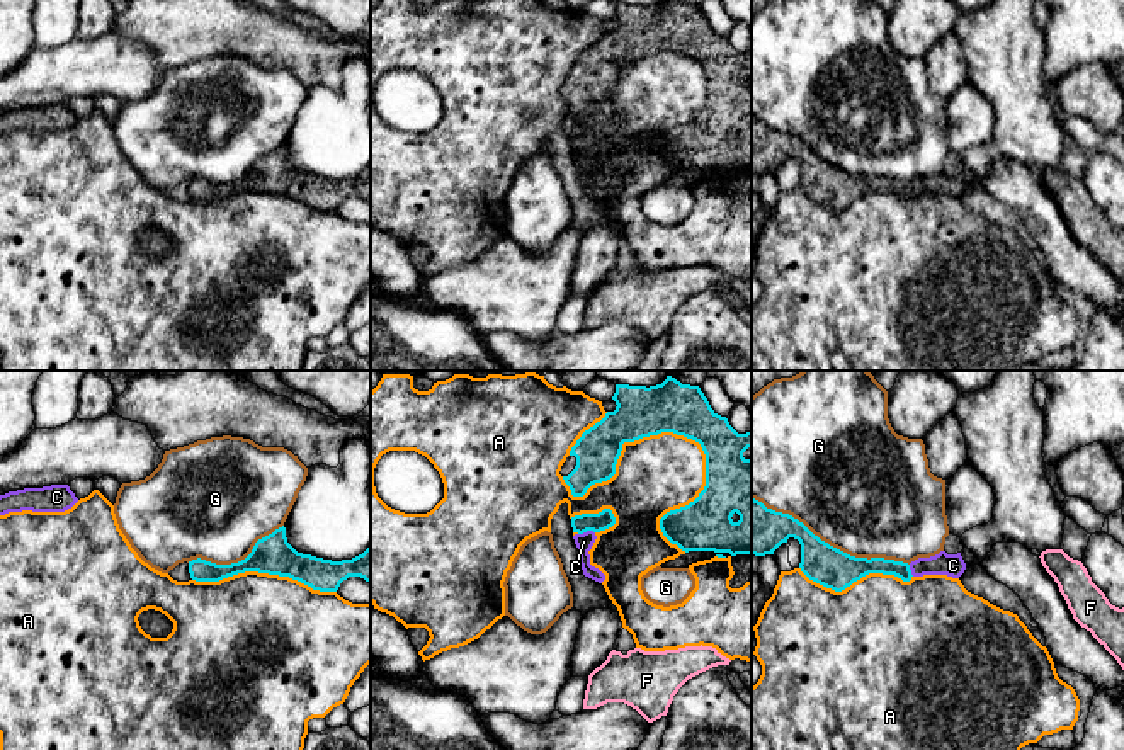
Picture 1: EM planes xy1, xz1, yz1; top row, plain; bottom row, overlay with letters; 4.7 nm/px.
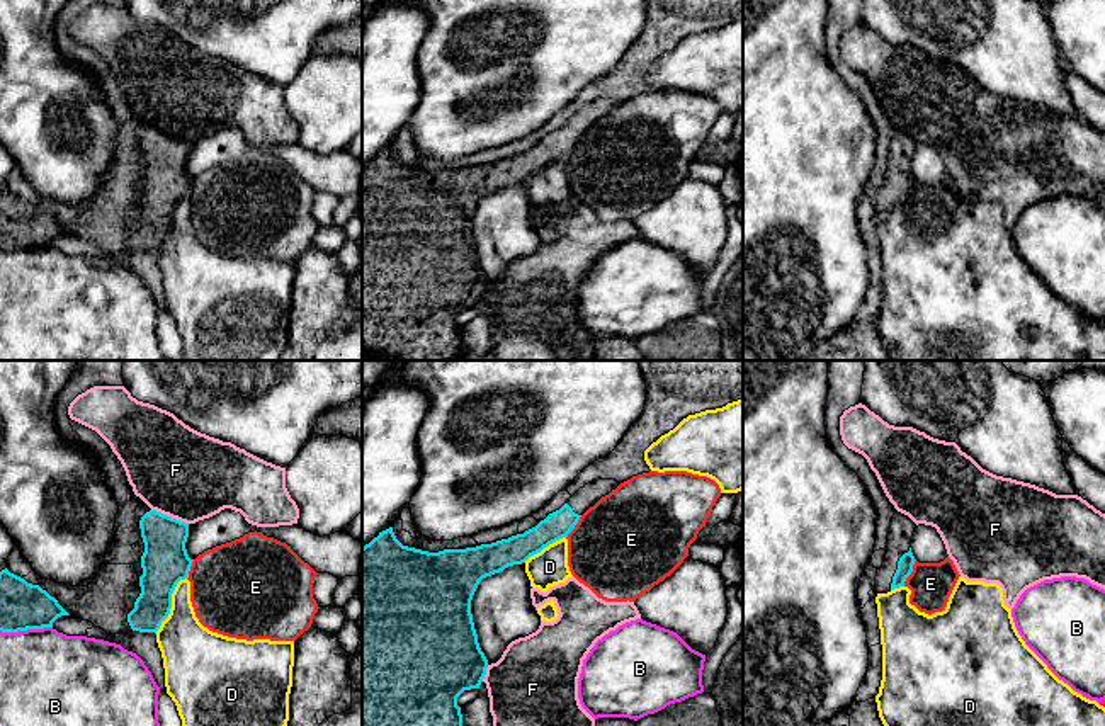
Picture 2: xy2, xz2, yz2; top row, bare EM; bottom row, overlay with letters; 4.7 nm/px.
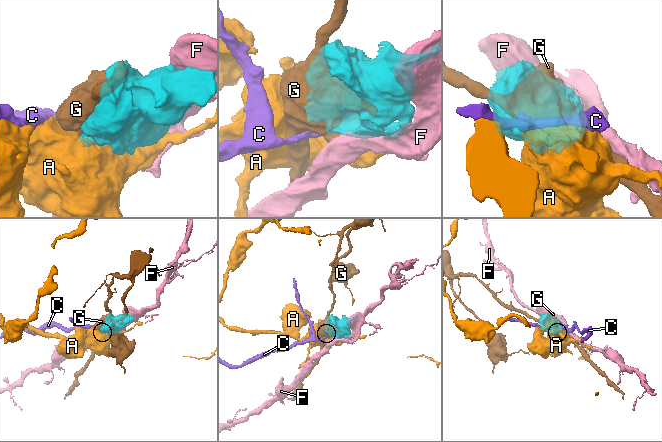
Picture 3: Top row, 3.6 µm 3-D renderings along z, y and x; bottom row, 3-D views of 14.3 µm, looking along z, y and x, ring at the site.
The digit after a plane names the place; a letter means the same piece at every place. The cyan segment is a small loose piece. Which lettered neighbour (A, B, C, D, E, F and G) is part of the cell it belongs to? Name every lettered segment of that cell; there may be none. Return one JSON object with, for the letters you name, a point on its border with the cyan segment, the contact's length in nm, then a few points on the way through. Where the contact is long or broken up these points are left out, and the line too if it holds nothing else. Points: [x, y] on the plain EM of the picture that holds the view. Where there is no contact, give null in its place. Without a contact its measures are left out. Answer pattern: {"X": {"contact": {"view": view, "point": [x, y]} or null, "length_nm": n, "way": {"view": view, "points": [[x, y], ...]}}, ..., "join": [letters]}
{"C": {"contact": {"view": "xz1", "point": [585, 150]}, "length_nm": 80, "way": {"view": "xz1", "points": [[604, 138], [594, 142], [585, 150], [584, 160]]}}, "join": ["C"]}

